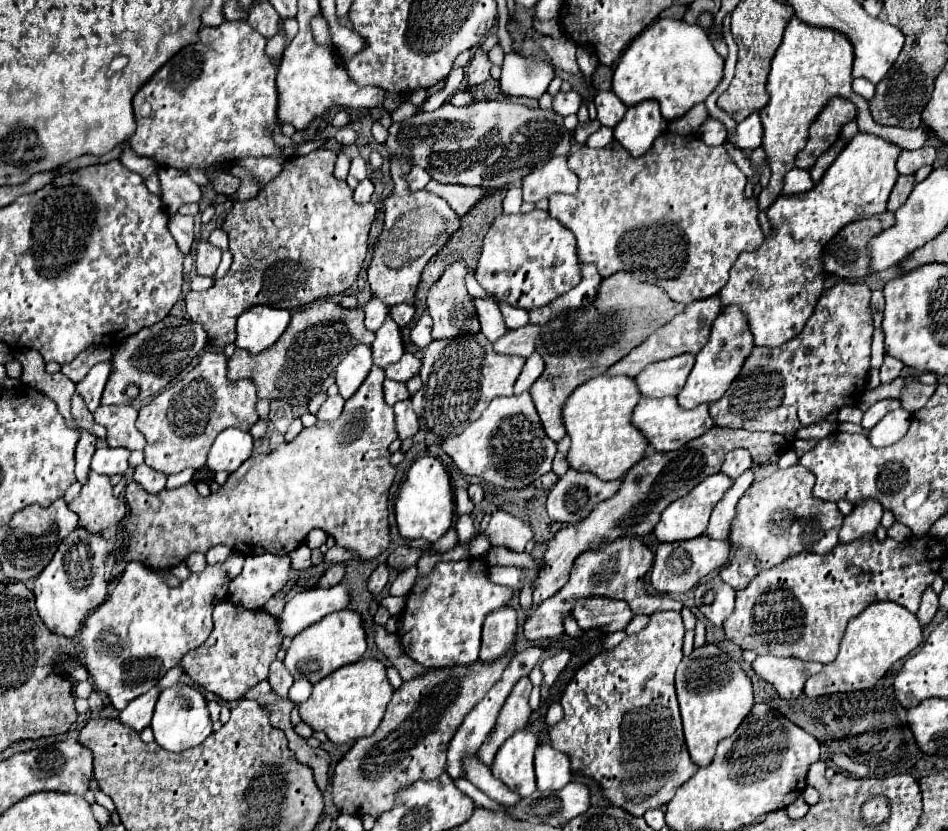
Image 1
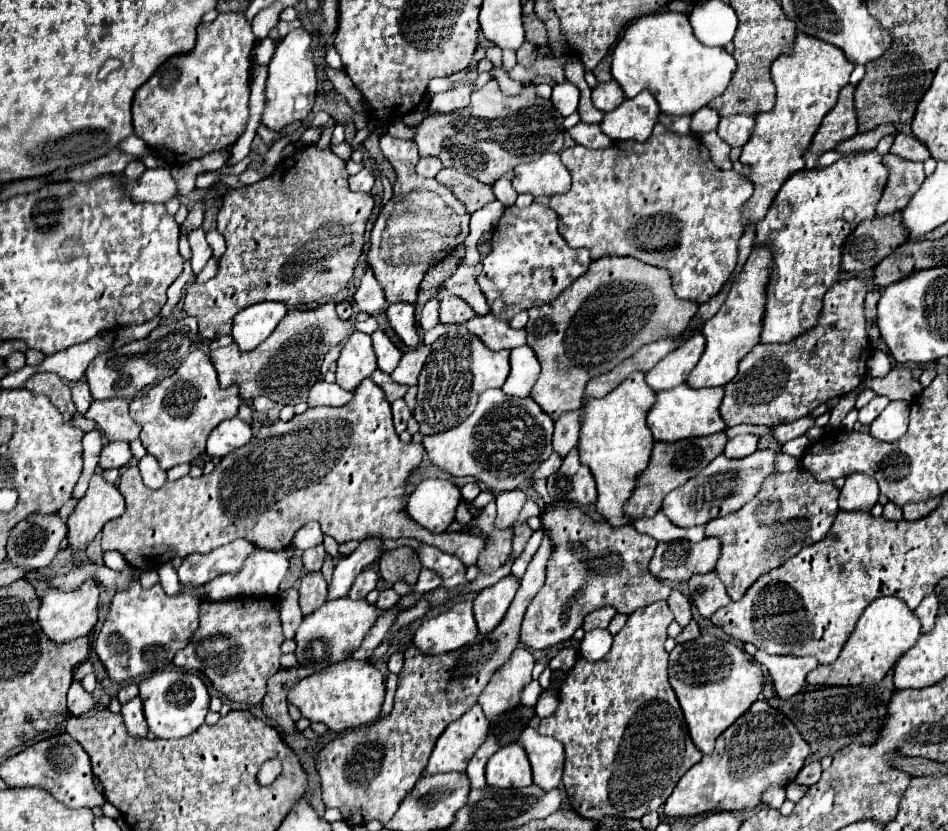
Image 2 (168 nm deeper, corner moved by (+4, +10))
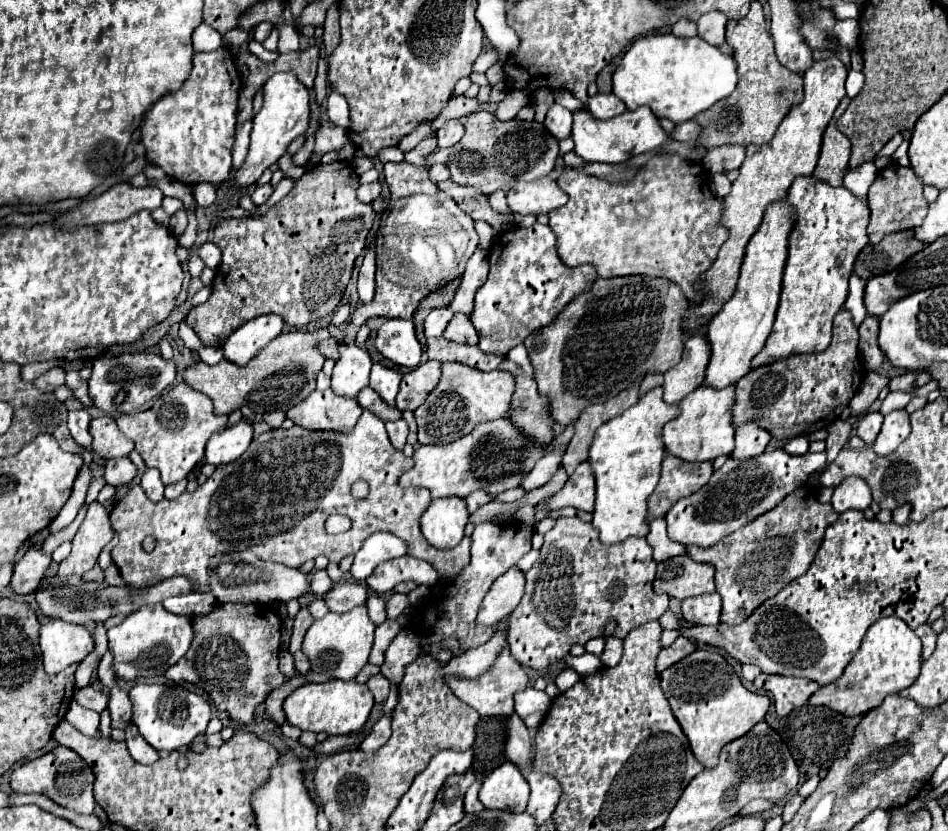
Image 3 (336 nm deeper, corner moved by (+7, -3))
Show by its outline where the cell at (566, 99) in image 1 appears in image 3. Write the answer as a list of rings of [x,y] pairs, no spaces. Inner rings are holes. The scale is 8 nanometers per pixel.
[[[554,103],[546,113],[544,125],[556,139],[566,139],[572,133],[572,111]]]

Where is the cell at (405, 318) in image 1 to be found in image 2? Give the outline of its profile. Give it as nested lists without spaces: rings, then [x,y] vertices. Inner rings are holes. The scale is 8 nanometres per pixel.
[[[405,302],[391,304],[385,314],[387,314],[389,326],[401,338],[401,342],[409,348],[415,348],[419,344],[419,332],[417,332],[417,324],[415,324],[415,306],[405,304]]]

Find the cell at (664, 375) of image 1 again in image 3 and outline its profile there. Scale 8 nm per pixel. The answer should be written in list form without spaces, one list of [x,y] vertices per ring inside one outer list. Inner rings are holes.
[[[694,335],[684,341],[684,355],[678,365],[664,373],[664,403],[678,403],[690,391],[698,389],[710,361],[710,345],[704,335]]]

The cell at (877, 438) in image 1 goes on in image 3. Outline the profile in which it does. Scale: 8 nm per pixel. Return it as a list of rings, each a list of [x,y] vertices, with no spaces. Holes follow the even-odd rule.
[[[892,411],[884,417],[882,431],[878,433],[876,441],[872,443],[874,453],[878,455],[888,455],[896,451],[896,447],[908,437],[910,433],[910,419],[906,411]]]

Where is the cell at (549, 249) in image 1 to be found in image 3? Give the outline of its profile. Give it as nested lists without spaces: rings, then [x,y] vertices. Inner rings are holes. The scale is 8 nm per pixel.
[[[534,223],[532,227],[514,227],[506,231],[490,247],[490,275],[478,289],[474,311],[470,315],[478,331],[478,347],[484,353],[506,355],[514,345],[522,343],[534,329],[540,329],[564,309],[580,291],[596,279],[592,265],[568,267],[556,253],[556,235],[550,225]]]

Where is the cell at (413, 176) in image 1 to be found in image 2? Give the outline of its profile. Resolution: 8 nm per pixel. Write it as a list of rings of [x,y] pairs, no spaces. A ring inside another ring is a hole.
[[[429,156],[429,158],[421,158],[419,160],[419,164],[417,164],[417,174],[421,174],[421,176],[437,176],[437,172],[443,168],[443,164],[437,160],[437,158],[433,158],[433,156]]]

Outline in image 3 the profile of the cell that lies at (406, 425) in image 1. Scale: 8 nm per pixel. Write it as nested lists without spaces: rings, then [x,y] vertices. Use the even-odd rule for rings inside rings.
[[[398,419],[398,421],[392,421],[392,423],[386,423],[386,431],[388,431],[388,437],[390,437],[392,445],[396,449],[402,449],[404,443],[406,443],[406,435],[408,435],[406,421]]]

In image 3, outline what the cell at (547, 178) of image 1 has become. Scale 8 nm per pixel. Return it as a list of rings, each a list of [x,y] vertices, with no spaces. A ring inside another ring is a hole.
[[[554,177],[534,179],[534,181],[516,181],[508,191],[508,205],[512,213],[520,215],[540,215],[550,213],[566,205],[568,195],[558,187]]]

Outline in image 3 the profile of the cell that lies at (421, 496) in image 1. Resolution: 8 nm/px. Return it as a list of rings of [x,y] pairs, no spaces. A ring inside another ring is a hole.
[[[460,497],[436,499],[428,505],[420,517],[422,535],[436,549],[452,549],[464,537],[464,527],[468,523],[466,501]]]

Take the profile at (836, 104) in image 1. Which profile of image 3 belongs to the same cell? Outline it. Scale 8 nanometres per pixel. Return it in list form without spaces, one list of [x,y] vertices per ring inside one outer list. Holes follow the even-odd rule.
[[[844,97],[840,101],[832,121],[828,123],[828,129],[824,133],[824,139],[822,139],[820,159],[818,159],[818,165],[816,165],[814,173],[812,173],[812,177],[820,179],[820,181],[824,181],[824,183],[828,183],[832,187],[842,185],[842,177],[844,177],[848,161],[850,161],[850,141],[836,127],[838,117],[846,111],[848,103],[850,103],[850,97]]]

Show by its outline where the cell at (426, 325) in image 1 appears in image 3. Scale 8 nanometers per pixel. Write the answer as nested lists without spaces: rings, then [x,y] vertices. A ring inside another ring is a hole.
[[[432,309],[424,321],[424,333],[426,337],[440,337],[442,331],[446,329],[448,321],[452,319],[452,311],[450,309]]]

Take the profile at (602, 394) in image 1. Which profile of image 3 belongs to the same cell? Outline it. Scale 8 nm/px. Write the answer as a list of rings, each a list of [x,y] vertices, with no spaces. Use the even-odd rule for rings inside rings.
[[[654,387],[654,389],[646,391],[638,399],[638,403],[634,403],[622,415],[608,419],[606,423],[600,425],[600,429],[596,429],[592,445],[590,445],[588,463],[590,463],[594,479],[596,479],[596,507],[592,513],[594,515],[592,525],[598,529],[600,543],[614,545],[614,543],[620,543],[628,537],[646,537],[646,533],[648,533],[646,499],[652,495],[652,491],[658,485],[660,463],[666,455],[664,443],[660,439],[660,431],[662,431],[662,425],[676,415],[678,415],[678,405],[666,405],[662,401],[662,387]]]

